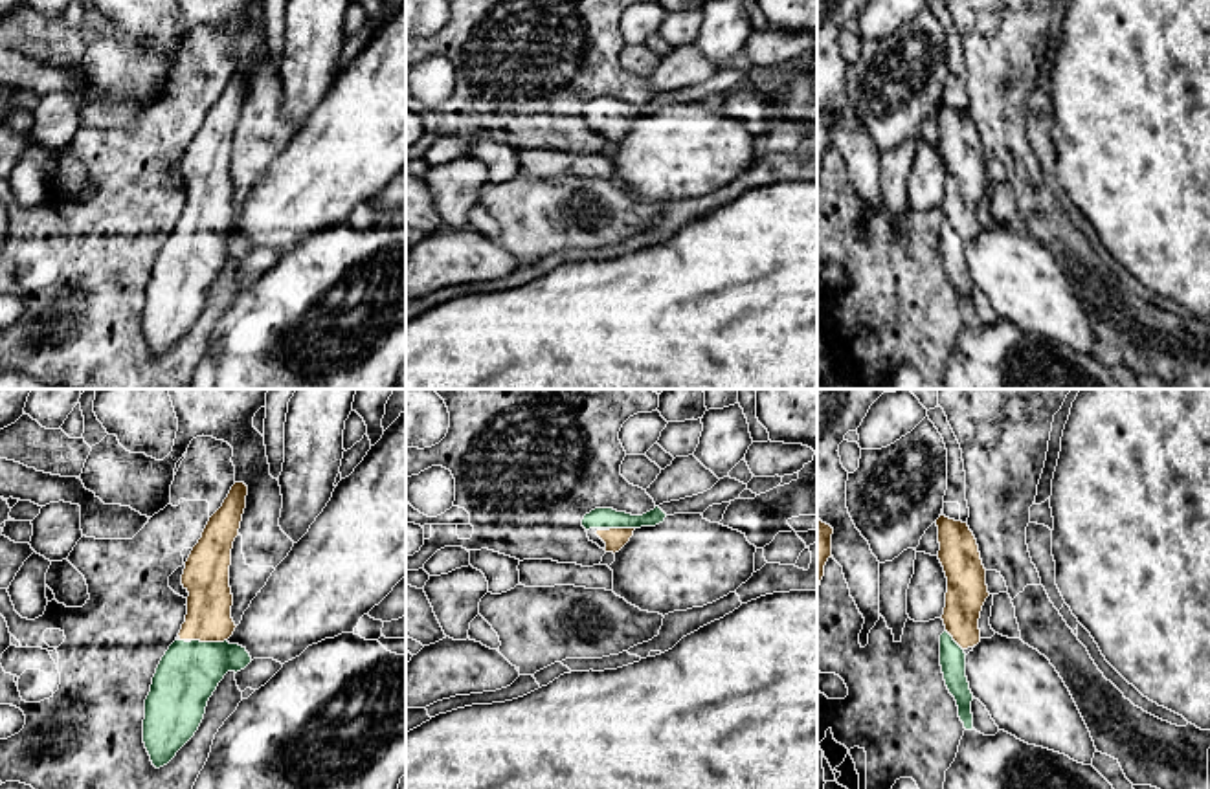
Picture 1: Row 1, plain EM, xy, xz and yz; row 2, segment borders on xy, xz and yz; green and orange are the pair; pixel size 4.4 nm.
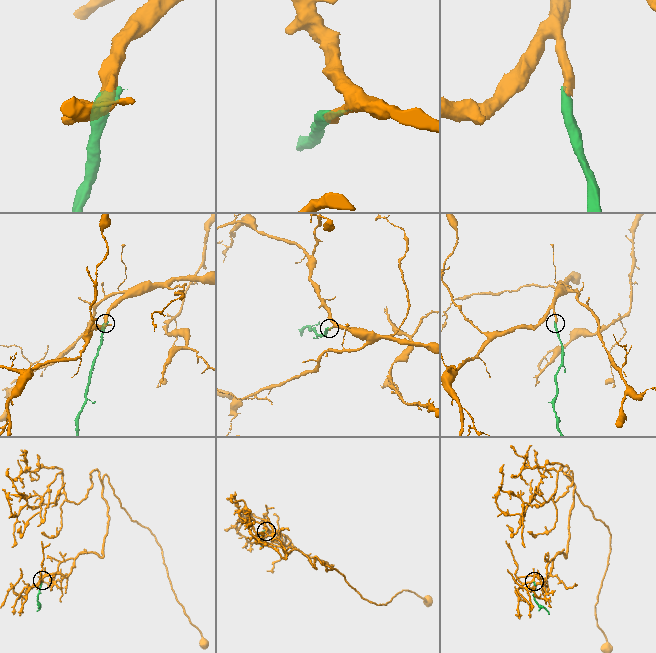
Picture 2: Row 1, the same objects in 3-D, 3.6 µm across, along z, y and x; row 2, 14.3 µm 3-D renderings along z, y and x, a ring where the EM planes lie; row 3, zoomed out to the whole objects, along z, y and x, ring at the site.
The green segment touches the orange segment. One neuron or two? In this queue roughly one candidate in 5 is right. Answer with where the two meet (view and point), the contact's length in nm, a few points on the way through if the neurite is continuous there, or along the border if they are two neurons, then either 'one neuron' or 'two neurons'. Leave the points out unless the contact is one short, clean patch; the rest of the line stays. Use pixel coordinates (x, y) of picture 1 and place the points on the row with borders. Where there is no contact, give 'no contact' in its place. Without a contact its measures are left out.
meets green in xy at (210, 643); contact 160 nm long; runs through xy (190, 672), (210, 652), (210, 643), (210, 600); one neuron

